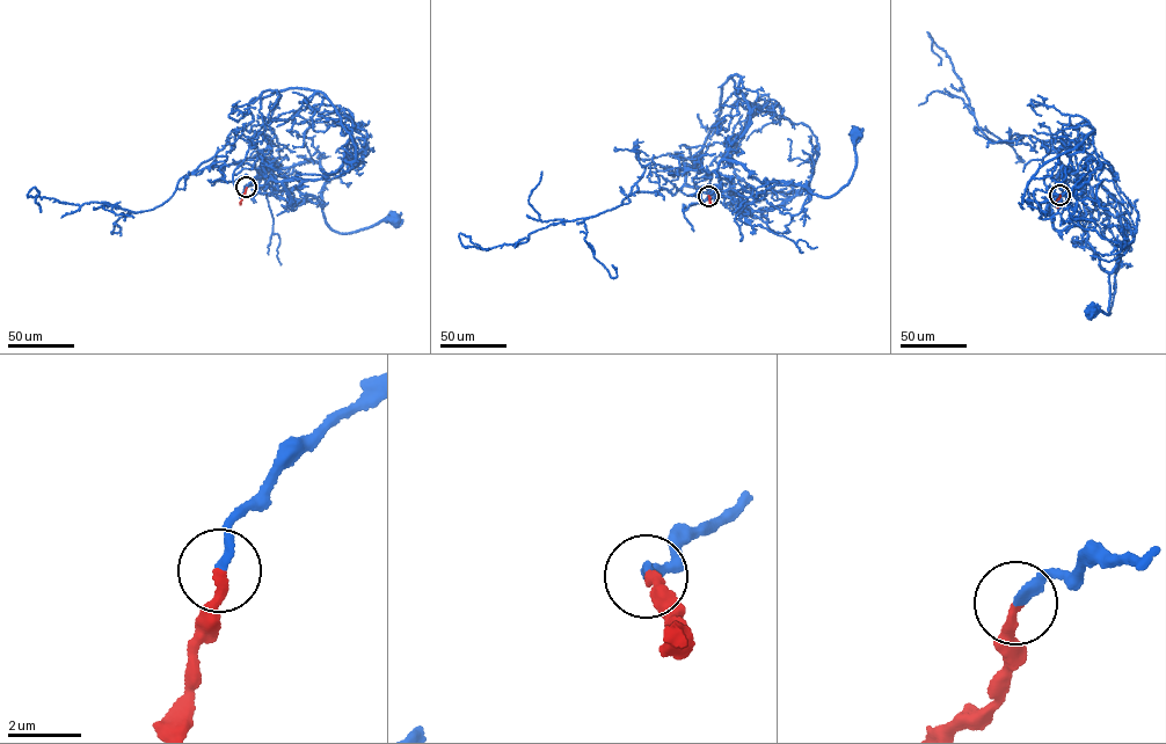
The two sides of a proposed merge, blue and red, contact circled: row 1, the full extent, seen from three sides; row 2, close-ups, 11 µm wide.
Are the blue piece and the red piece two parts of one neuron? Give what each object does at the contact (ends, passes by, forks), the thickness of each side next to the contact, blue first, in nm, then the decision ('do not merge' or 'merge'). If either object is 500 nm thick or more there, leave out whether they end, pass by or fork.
blue ends there; red ends there; 240 nm thick on the blue side, 240 nm on the other; merge

